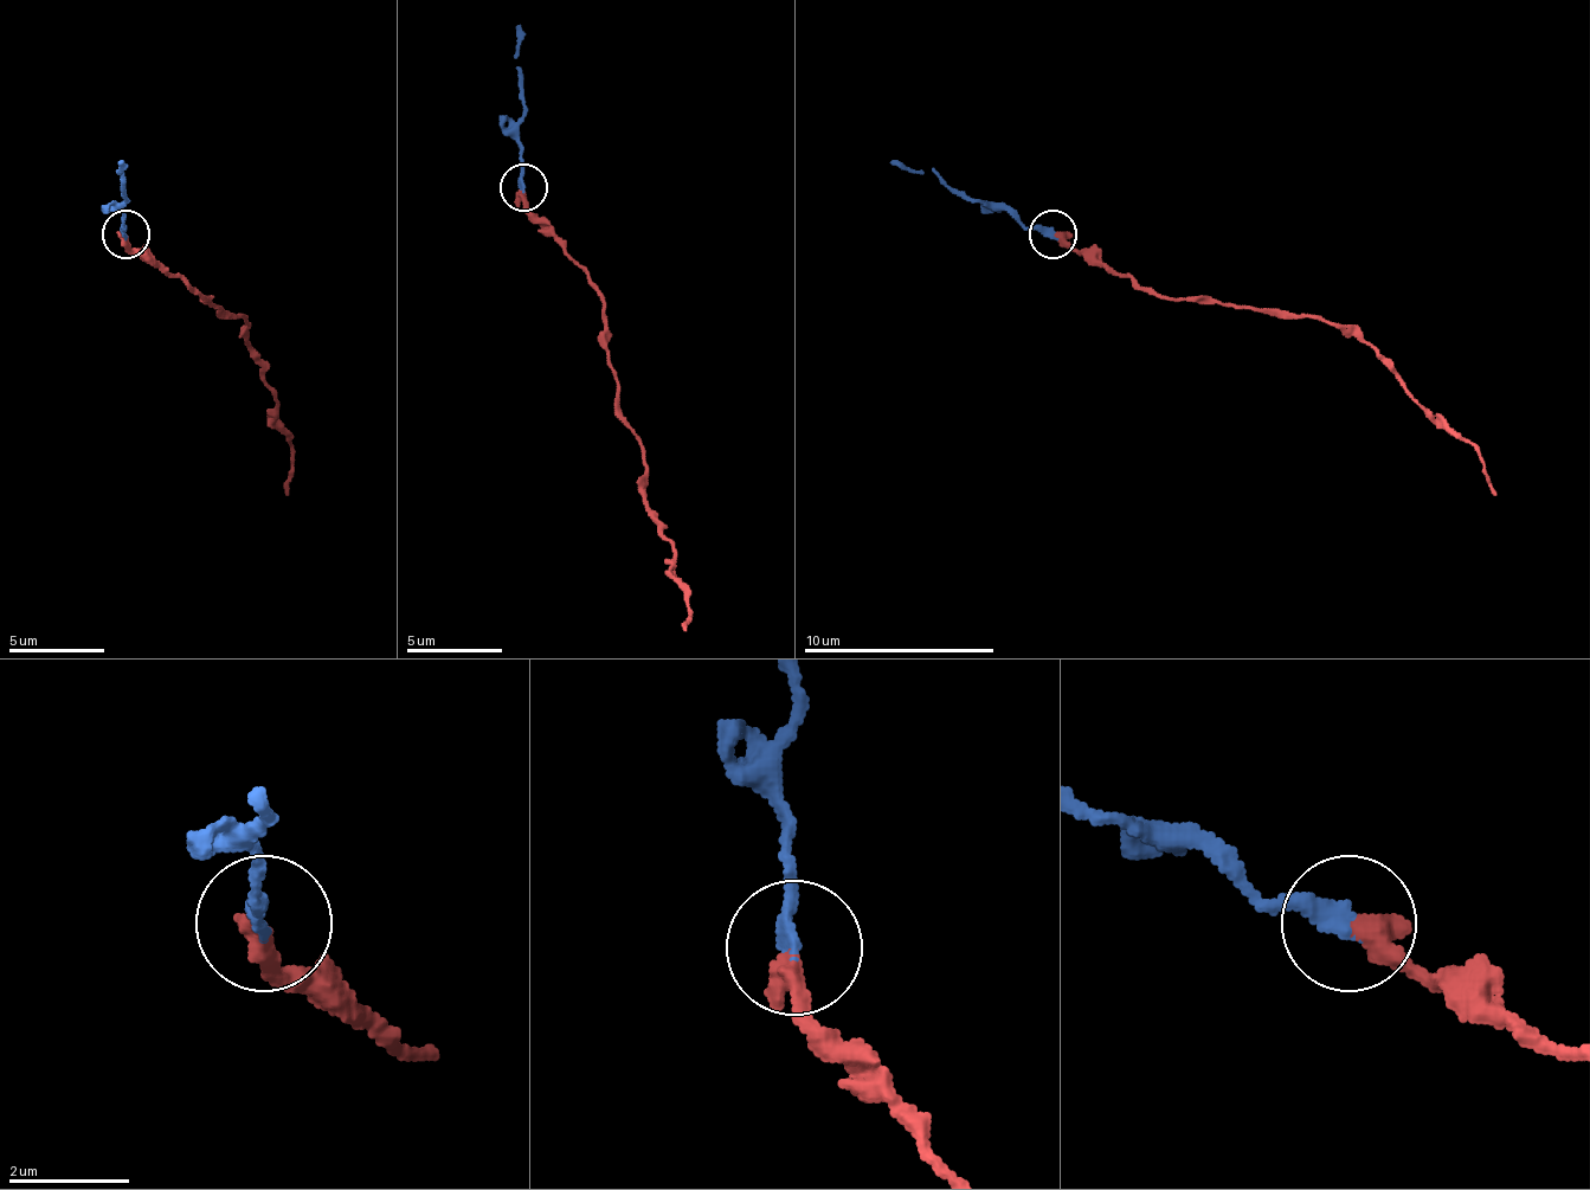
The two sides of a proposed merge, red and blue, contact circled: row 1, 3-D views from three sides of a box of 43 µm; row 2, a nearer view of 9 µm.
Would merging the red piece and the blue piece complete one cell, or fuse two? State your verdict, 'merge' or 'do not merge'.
merge

